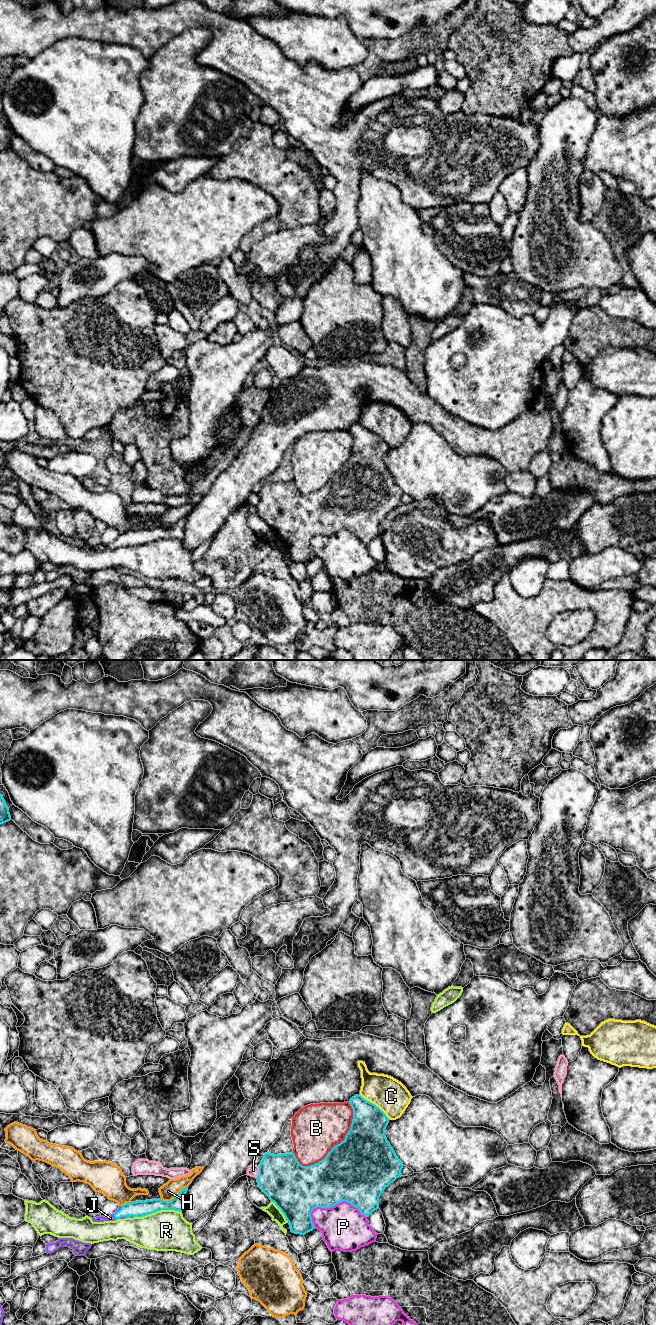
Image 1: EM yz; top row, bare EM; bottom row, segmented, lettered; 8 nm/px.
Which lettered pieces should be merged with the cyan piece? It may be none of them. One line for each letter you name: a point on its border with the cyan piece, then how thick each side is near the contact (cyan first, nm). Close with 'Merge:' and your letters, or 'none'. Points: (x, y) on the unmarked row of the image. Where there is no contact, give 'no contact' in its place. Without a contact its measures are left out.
J: contact yz (115, 541); calibres 130 and 50 nm
Merge: J

